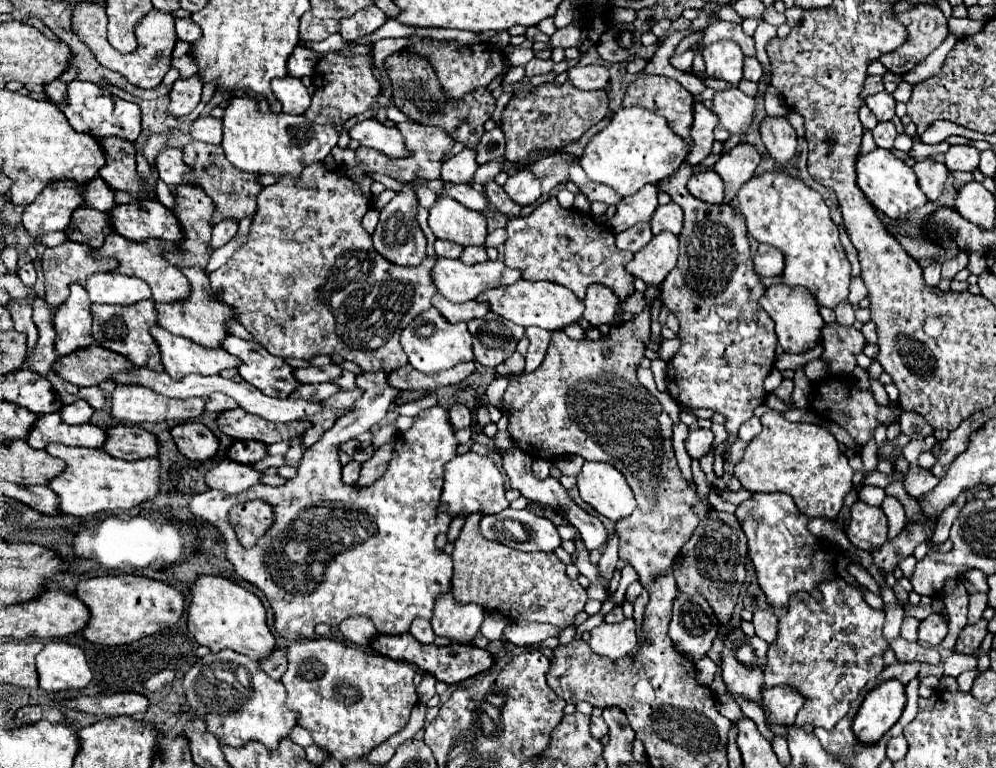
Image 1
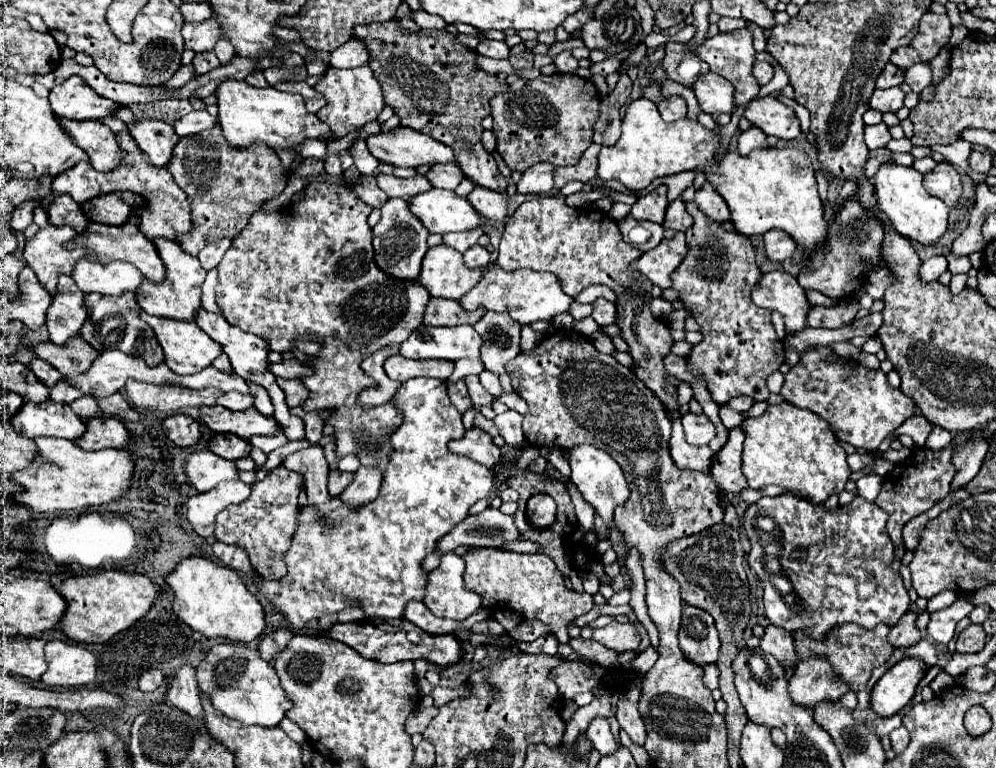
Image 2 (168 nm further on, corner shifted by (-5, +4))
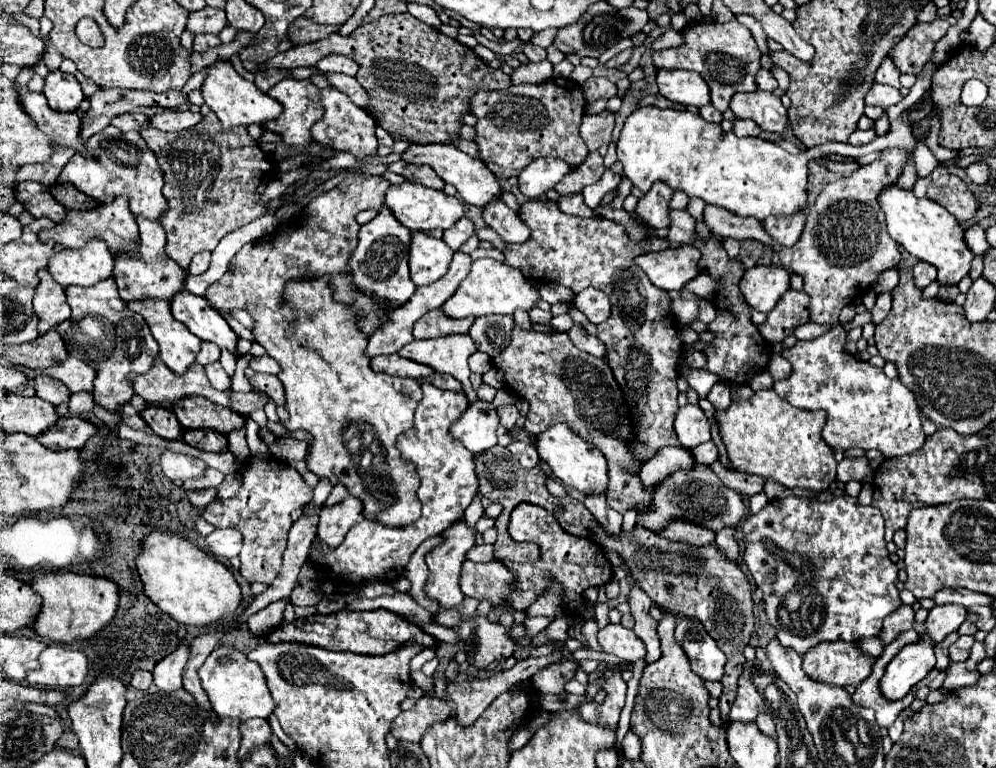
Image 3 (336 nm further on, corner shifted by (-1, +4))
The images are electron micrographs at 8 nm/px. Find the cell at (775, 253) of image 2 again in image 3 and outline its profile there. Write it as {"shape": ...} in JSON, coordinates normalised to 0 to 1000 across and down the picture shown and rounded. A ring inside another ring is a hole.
{"shape":[[[798,275],[798,280],[778,280],[770,283],[766,288],[768,301],[786,322],[798,319],[798,314],[804,309],[806,293],[808,293],[808,275]]]}

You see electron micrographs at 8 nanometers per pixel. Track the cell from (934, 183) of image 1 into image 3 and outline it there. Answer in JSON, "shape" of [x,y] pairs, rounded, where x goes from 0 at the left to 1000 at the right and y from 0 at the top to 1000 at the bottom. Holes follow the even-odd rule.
{"shape":[[[941,217],[933,230],[921,233],[917,251],[923,259],[935,259],[947,267],[965,290],[977,285],[983,272],[983,259],[961,228],[955,228],[949,217]]]}

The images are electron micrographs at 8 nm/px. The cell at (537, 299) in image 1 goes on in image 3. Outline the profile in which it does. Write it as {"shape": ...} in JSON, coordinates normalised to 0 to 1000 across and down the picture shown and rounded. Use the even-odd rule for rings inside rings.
{"shape":[[[479,337],[473,345],[473,355],[465,363],[461,376],[443,397],[443,405],[453,415],[483,413],[483,410],[515,410],[517,402],[533,405],[541,392],[541,379],[525,361],[517,348],[505,345],[497,337]]]}

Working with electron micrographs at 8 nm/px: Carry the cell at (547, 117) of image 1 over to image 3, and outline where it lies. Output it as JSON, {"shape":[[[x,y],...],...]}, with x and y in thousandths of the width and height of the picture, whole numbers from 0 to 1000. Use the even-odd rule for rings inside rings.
{"shape":[[[551,103],[541,111],[513,111],[505,118],[481,118],[473,126],[473,147],[479,152],[475,168],[483,210],[501,233],[521,228],[539,204],[555,202],[577,217],[591,202],[581,176],[587,126],[583,113],[571,103]]]}

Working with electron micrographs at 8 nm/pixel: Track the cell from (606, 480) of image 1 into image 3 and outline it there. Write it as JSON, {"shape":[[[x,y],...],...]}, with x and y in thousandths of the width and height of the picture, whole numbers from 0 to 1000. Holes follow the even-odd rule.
{"shape":[[[567,551],[555,553],[553,559],[541,564],[537,572],[537,582],[539,582],[543,600],[549,603],[551,611],[555,613],[555,618],[559,624],[563,624],[567,632],[573,632],[587,645],[605,642],[609,637],[609,629],[611,629],[609,598],[605,598],[605,590],[595,577],[581,572],[581,566],[577,566],[573,561],[573,556],[569,556]]]}

